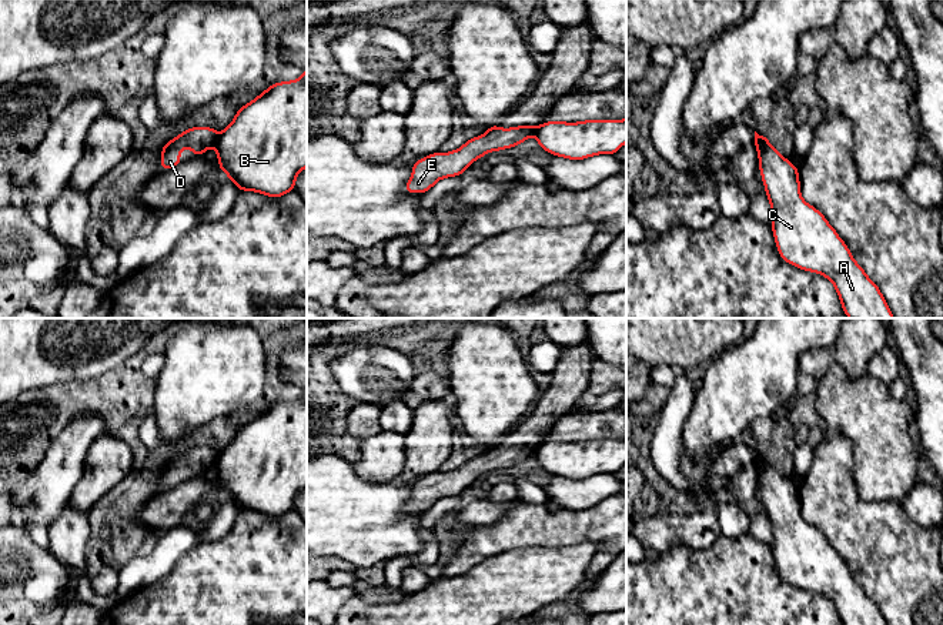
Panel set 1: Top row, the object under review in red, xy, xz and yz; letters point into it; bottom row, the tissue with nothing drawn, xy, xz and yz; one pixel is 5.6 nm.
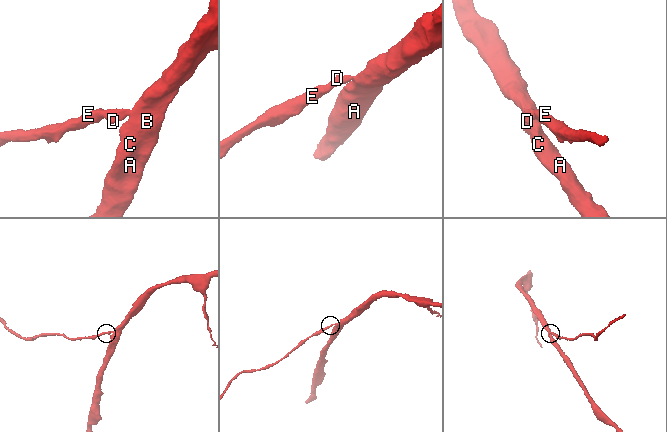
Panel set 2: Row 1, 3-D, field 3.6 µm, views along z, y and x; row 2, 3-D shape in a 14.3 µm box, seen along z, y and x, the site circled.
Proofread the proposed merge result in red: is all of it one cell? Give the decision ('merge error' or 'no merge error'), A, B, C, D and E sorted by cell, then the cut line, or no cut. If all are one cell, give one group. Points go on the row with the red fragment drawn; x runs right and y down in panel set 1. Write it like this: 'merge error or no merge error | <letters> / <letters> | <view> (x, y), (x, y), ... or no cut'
merge error | A B C / D E | xy (218, 134), (213, 146)

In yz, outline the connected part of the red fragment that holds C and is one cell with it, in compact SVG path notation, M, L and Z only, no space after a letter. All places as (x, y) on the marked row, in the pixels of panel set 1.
M759 136L755 147L782 260L826 277L849 318L894 318L877 284L856 263L846 243L800 195L796 166L779 154L768 136Z

